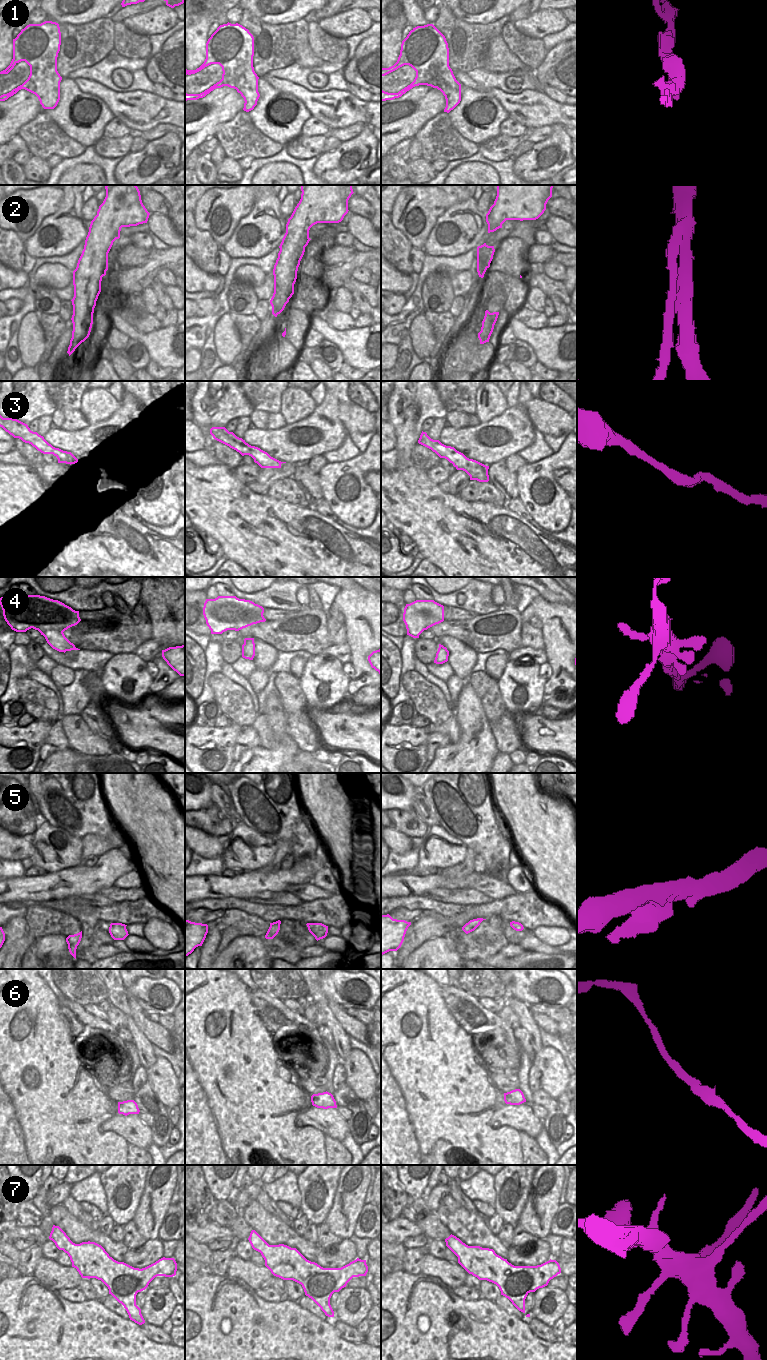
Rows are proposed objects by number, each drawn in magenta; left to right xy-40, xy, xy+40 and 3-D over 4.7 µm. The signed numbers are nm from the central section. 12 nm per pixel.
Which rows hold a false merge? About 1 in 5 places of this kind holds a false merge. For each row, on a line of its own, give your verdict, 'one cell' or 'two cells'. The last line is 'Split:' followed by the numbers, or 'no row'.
1: one cell
2: one cell
3: one cell
4: one cell
5: one cell
6: one cell
7: one cell
Split: no row

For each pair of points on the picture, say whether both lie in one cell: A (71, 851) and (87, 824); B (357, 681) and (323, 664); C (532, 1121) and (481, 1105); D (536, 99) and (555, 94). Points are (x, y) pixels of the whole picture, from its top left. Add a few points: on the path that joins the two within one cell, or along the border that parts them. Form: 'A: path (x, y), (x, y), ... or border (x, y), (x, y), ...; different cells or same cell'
A: border (58, 828), (62, 828), (81, 839); different cells
B: border (350, 679), (347, 685), (348, 697); different cells
C: border (505, 1103), (490, 1119), (490, 1126), (493, 1129); different cells
D: border (540, 90), (549, 97), (561, 103), (566, 103); different cells

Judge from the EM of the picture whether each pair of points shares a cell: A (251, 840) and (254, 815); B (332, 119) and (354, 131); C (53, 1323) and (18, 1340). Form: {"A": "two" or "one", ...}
{"A": "two", "B": "two", "C": "one"}

